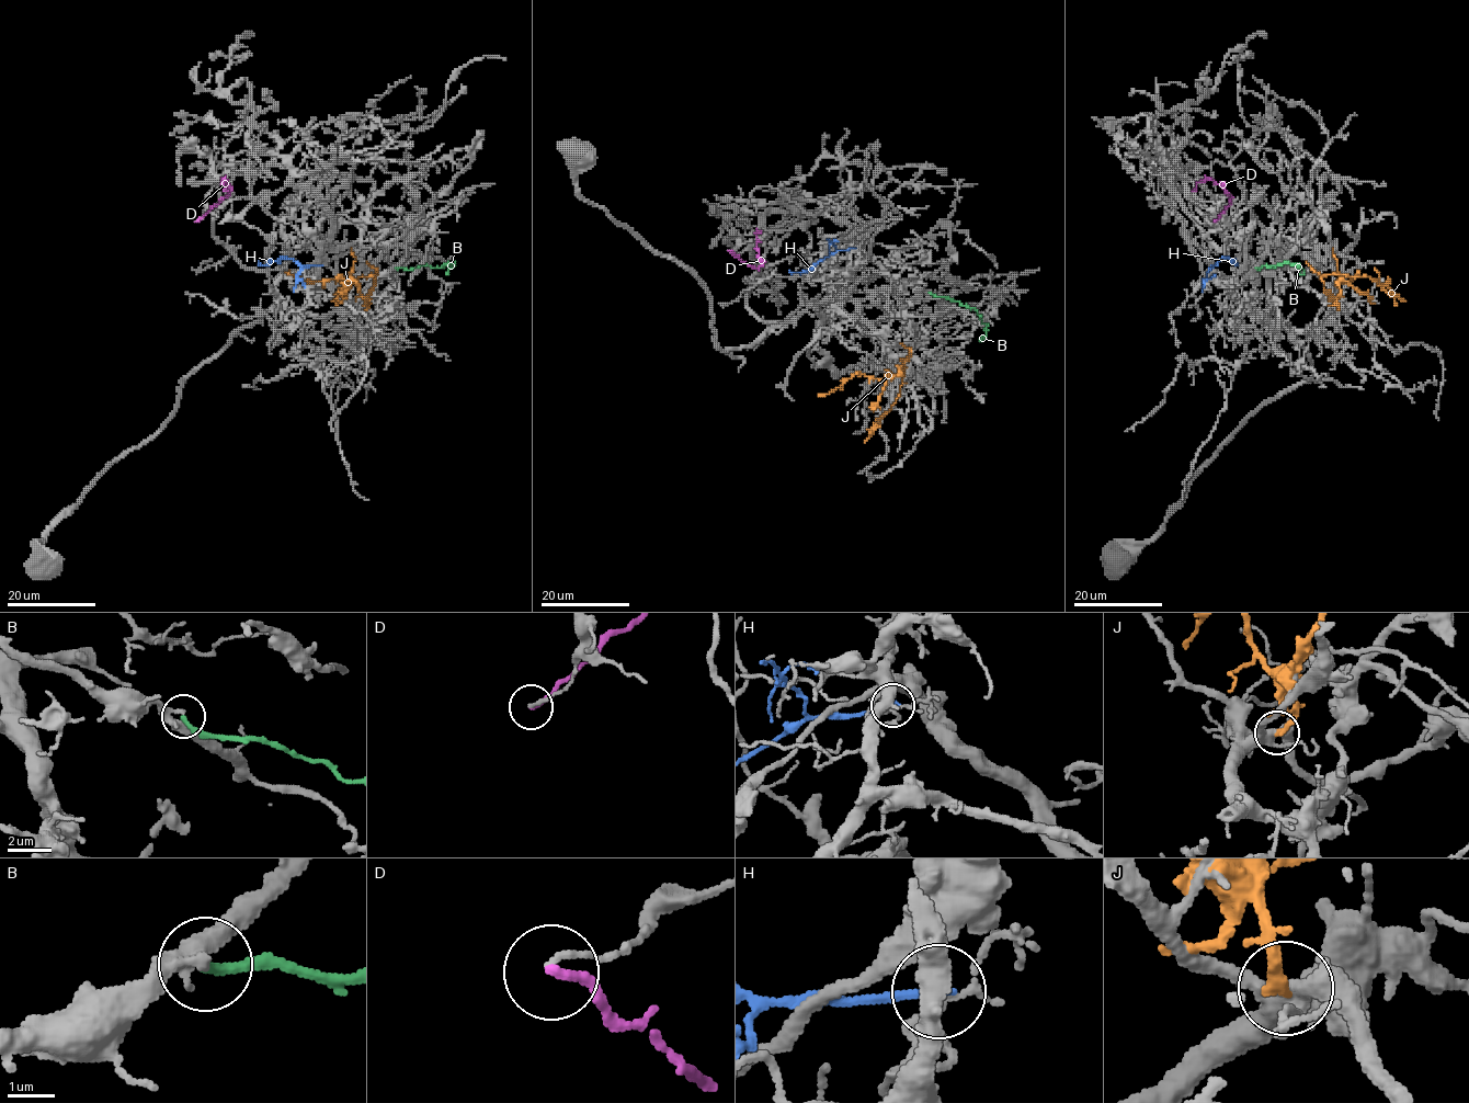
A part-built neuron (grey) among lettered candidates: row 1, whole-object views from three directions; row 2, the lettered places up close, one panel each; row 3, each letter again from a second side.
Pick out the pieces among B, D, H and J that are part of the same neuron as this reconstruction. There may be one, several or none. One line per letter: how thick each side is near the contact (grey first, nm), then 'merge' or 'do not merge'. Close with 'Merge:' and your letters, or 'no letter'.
B: 180 nm thick on the grey side, 220 nm on the other; merge
D: 140 nm thick on the grey side, 220 nm on the other; do not merge
H: 150 nm thick on the grey side, 180 nm on the other; do not merge
J: 380 nm thick on the grey side, 280 nm on the other; do not merge
Merge: B

